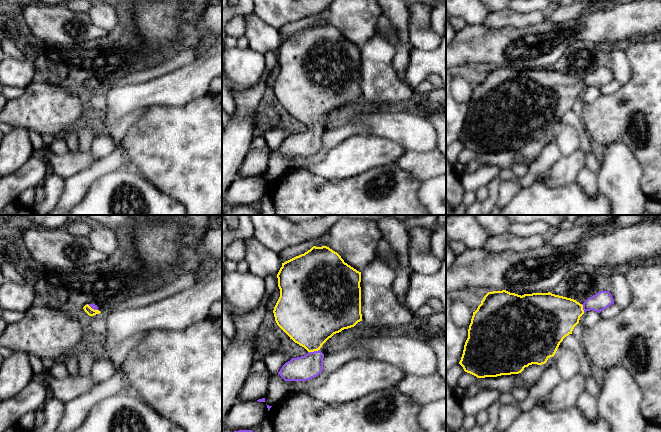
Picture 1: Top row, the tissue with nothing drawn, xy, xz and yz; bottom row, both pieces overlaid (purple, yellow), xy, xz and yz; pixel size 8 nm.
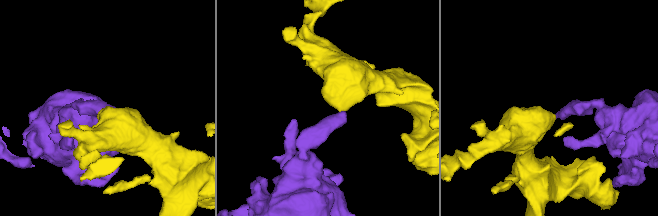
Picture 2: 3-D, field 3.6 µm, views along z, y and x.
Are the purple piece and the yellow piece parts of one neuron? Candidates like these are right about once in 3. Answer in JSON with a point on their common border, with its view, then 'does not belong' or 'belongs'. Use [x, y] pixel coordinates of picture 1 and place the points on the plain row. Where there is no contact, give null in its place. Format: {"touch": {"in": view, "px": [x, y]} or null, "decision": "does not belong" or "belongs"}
{"touch": {"in": "xz", "px": [313, 128]}, "decision": "belongs"}

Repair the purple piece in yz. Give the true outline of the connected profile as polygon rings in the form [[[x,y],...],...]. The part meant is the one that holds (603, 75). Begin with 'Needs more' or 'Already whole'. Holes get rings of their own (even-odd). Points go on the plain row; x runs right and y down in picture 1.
Needs more. [[[506,66],[488,68],[473,88],[459,140],[477,154],[519,150],[529,141],[545,140],[586,87],[600,89],[612,80],[609,67],[598,68],[583,80],[550,68],[522,72]]]

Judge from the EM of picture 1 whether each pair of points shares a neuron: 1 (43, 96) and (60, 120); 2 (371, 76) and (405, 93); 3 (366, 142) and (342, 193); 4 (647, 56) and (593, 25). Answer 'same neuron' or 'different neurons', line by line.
1: same neuron
2: same neuron
3: different neurons
4: different neurons

